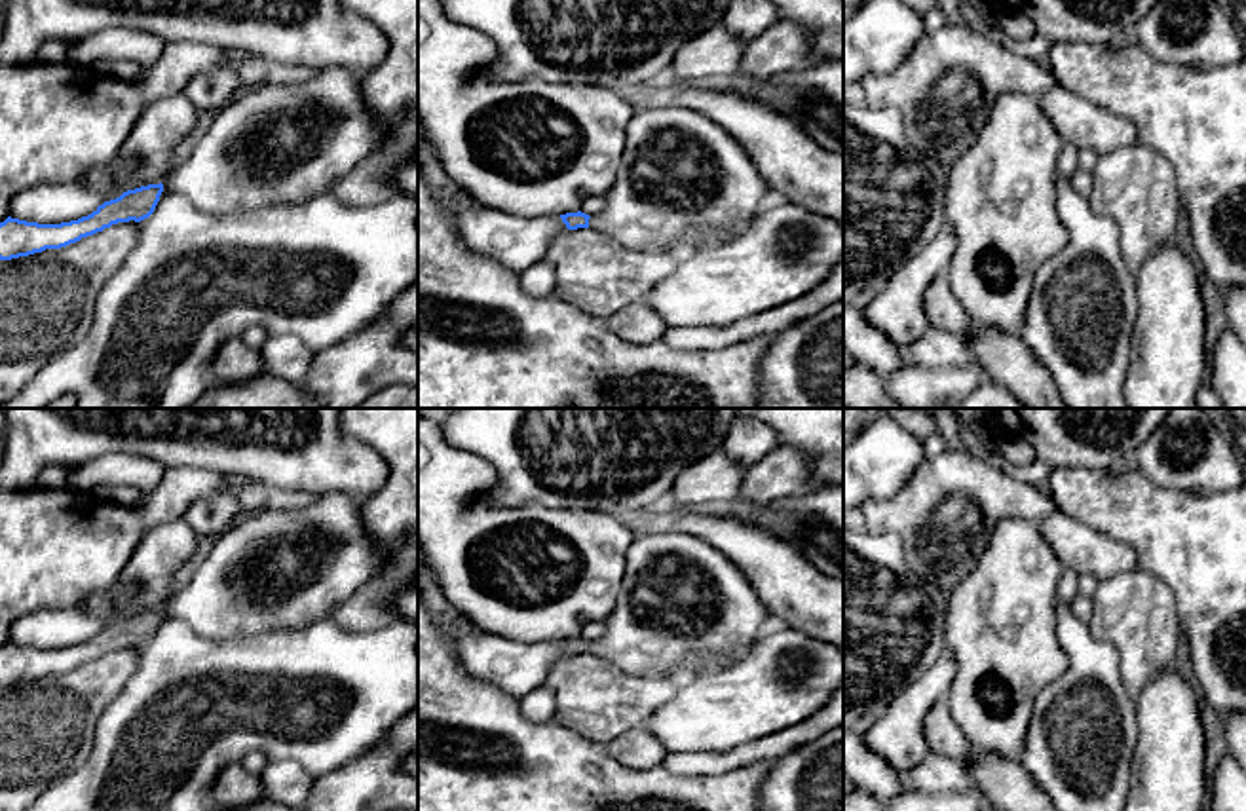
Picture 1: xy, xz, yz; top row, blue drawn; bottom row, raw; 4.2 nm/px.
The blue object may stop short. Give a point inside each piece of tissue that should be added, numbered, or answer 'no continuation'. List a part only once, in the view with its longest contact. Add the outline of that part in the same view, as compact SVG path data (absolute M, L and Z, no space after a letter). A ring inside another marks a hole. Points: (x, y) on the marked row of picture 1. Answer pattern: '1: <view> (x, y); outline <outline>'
1: xz (680, 171); outline M642 108L625 129L625 152L606 209L589 226L632 251L672 247L691 230L743 234L777 196L745 148L718 123L689 108Z

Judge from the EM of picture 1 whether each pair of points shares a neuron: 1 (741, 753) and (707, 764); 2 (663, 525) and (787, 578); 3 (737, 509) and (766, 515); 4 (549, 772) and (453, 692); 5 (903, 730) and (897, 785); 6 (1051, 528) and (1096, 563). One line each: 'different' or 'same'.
1: same
2: same
3: same
4: same
5: different
6: same

